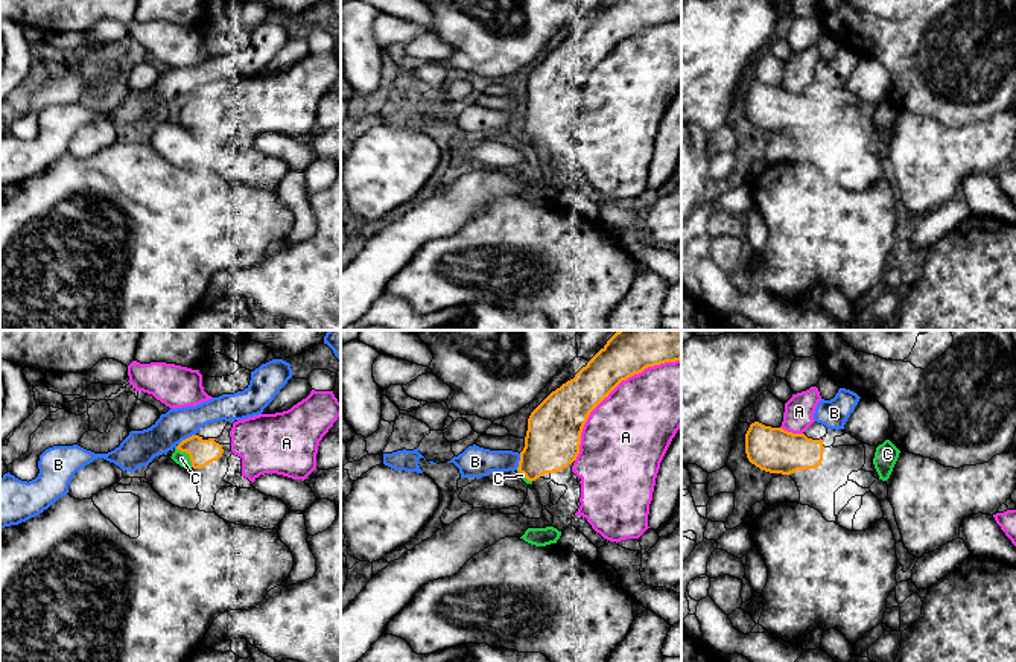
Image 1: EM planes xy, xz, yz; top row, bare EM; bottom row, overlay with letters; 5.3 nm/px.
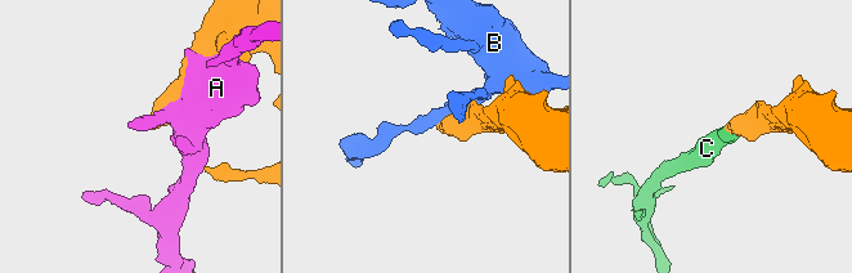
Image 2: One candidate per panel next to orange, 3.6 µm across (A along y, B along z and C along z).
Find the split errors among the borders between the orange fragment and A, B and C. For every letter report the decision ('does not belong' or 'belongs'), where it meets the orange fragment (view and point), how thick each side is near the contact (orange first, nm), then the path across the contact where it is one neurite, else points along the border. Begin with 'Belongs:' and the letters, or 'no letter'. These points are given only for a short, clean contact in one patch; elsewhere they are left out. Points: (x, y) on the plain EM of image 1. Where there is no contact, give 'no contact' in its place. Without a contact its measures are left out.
Belongs: C
A: does not belong; meets orange in xz at (612, 49); 220 nm thick on the orange side, 440 nm on the other
B: does not belong; meets orange in xy at (186, 98); 140 nm thick on the orange side, 180 nm on the other; border along xy (195, 93), (175, 105)
C: belongs; meets orange in xy at (189, 114); 140 nm thick on the orange side, 70 nm on the other; runs through xy (201, 111), (189, 114), (181, 117)

